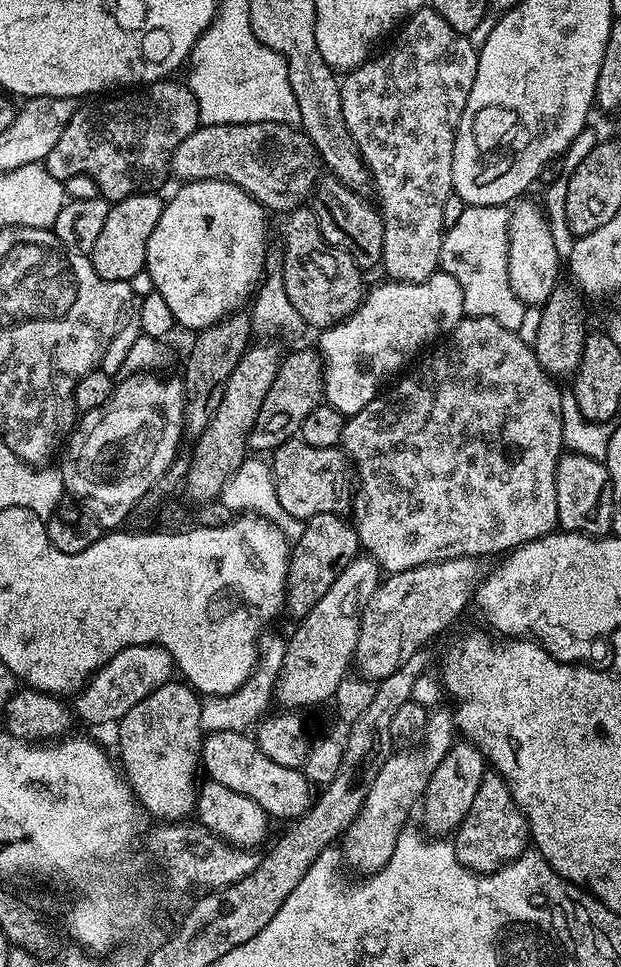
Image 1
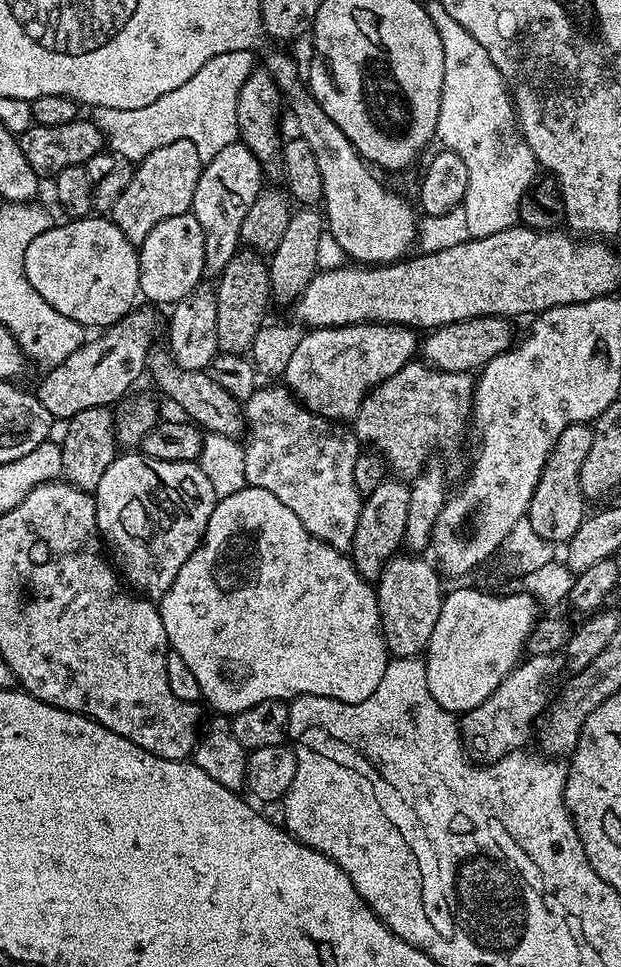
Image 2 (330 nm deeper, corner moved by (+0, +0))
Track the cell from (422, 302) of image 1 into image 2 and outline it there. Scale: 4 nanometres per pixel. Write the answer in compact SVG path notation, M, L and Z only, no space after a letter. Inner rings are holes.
M347 324L341 328L314 328L303 333L301 341L298 342L297 348L293 354L290 355L289 364L285 368L284 375L282 377L283 383L286 385L289 392L304 405L305 408L309 408L312 412L315 412L317 416L324 416L327 420L334 420L337 422L348 422L355 417L356 412L362 406L364 397L372 391L376 385L382 383L386 378L390 378L394 374L398 374L398 370L402 370L402 366L406 366L413 359L412 356L417 355L418 352L418 336L417 333L411 328L403 328L400 324Z

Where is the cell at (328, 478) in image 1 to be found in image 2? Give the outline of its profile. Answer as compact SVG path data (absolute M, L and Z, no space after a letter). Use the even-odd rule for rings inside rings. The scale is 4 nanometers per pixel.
M164 346L151 349L147 362L147 375L185 412L191 423L199 426L205 433L225 435L226 438L239 441L246 432L246 421L241 401L235 400L207 371L198 368L180 368L171 351Z

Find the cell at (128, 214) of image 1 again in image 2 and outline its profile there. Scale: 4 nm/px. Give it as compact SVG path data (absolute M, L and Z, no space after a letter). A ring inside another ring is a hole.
M178 141L159 147L135 165L130 186L126 186L126 190L122 190L122 198L114 202L110 218L116 223L118 230L126 234L130 243L139 246L146 234L150 234L150 230L158 226L158 222L183 216L191 209L201 169L202 163L194 143Z

